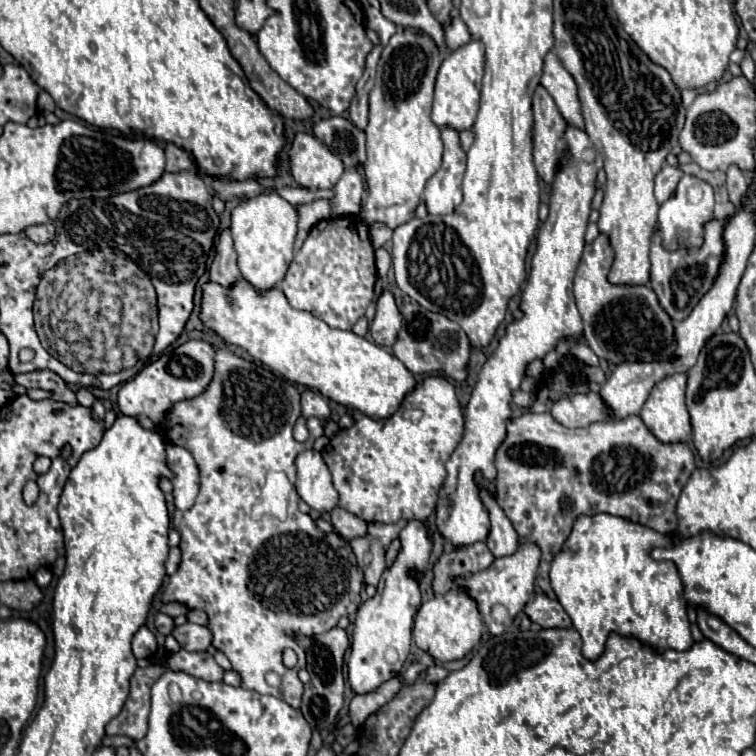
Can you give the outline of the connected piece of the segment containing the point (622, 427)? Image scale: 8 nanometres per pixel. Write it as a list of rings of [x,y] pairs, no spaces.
[[[530,412],[508,424],[508,436],[496,452],[496,502],[512,522],[518,536],[536,544],[542,550],[544,562],[552,562],[570,536],[576,518],[582,514],[614,514],[650,526],[660,534],[674,534],[678,530],[676,502],[694,468],[694,454],[686,444],[658,442],[638,416],[594,422],[586,428],[566,428],[552,418],[550,412]]]

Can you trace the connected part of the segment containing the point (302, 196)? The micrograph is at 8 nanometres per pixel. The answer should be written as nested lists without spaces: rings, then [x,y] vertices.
[[[280,188],[278,194],[282,194],[282,198],[286,198],[286,202],[290,204],[306,204],[312,202],[316,198],[330,198],[334,194],[334,190],[304,190],[304,188]]]

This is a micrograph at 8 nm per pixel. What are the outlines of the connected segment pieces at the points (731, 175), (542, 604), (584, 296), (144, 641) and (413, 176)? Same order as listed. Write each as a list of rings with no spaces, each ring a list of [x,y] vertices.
[[[730,166],[726,170],[726,188],[728,188],[730,200],[736,206],[740,206],[744,202],[744,196],[748,194],[748,180],[746,180],[746,174],[738,170],[738,166]]]
[[[540,594],[532,602],[528,602],[524,612],[530,616],[532,622],[540,624],[542,628],[570,628],[572,626],[570,616],[560,606],[560,602],[550,600],[544,594]]]
[[[606,236],[586,244],[574,278],[574,298],[584,320],[584,338],[598,358],[608,362],[622,360],[664,360],[670,358],[674,342],[674,324],[660,308],[650,286],[614,286],[608,282],[614,252]]]
[[[142,626],[136,634],[134,634],[134,640],[132,640],[132,652],[136,658],[152,658],[158,650],[158,644],[156,644],[156,638],[154,634]]]
[[[396,32],[390,42],[384,46],[382,56],[376,66],[376,80],[370,92],[370,120],[366,126],[366,182],[368,182],[368,196],[362,204],[362,220],[372,226],[376,222],[386,224],[390,230],[410,222],[416,216],[416,208],[422,200],[426,182],[438,172],[442,162],[442,140],[440,130],[430,120],[432,110],[432,96],[434,96],[434,80],[438,68],[442,64],[442,56],[430,36],[416,36],[412,32]]]

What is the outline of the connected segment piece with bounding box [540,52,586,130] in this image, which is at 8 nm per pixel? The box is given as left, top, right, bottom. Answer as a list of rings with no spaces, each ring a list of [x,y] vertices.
[[[552,52],[546,56],[540,84],[550,92],[564,120],[570,126],[578,126],[578,130],[584,130],[586,126],[582,126],[582,104],[578,102],[578,86],[574,86],[574,78],[570,78],[570,72]]]

